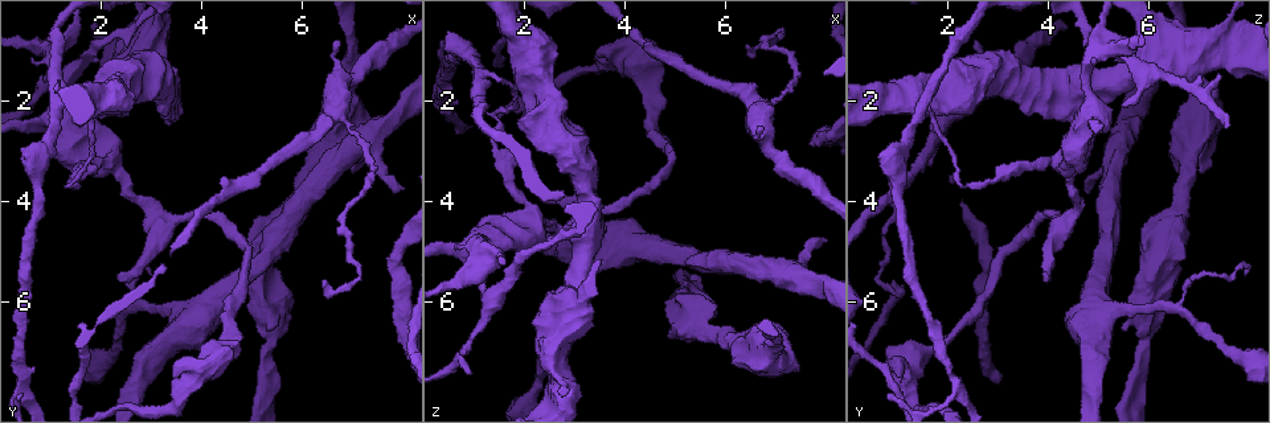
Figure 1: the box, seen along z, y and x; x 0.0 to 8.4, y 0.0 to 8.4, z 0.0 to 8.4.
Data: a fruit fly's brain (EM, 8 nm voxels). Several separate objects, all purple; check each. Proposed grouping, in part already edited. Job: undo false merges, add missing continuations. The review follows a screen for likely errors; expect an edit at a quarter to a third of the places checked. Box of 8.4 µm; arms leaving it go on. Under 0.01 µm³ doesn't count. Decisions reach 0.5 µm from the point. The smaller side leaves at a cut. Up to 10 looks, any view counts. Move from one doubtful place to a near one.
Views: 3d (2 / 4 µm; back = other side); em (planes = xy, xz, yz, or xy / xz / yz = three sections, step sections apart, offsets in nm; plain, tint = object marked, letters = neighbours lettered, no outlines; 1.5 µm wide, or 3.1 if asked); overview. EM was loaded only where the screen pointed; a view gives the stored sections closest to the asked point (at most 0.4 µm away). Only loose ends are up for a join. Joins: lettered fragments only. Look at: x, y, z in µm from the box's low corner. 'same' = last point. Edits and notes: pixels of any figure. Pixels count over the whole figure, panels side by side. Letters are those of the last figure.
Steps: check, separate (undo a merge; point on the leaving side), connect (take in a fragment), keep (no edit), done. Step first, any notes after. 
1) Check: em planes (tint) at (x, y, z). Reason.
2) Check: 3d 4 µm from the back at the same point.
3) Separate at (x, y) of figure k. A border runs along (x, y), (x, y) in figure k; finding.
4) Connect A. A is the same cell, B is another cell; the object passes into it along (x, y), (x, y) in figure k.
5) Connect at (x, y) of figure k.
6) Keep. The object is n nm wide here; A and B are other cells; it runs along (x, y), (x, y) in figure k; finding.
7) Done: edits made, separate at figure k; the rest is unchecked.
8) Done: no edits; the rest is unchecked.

Check: em xy step 4 (tint) at (5.30, 6.50, 5.95). Calibre changes.

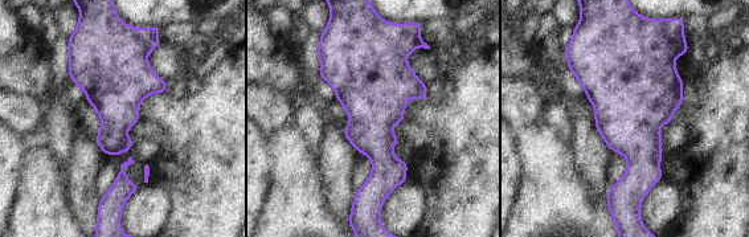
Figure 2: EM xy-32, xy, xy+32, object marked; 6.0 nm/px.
Check: em planes (letters) at the same point. Cut it another way.

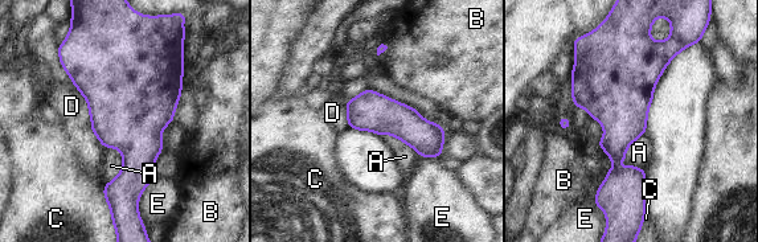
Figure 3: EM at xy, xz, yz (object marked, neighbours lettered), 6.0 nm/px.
Keep. The object is 240 nm wide here; A, B, C, D and E are other cells; it runs along (349, 103), (406, 123), (438, 152) in figure 3; all the same cell.

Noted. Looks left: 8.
Check: em planes (tint) at (1.35, 3.65, 2.85).

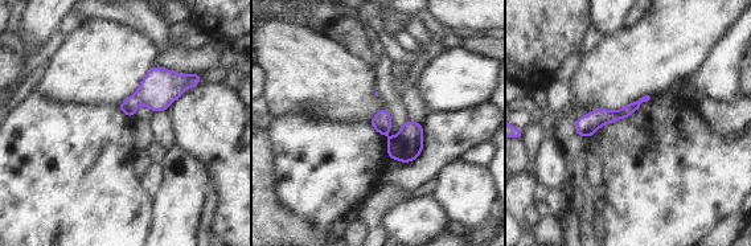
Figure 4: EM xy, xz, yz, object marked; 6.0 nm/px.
Check: em planes (letters) at the same point.

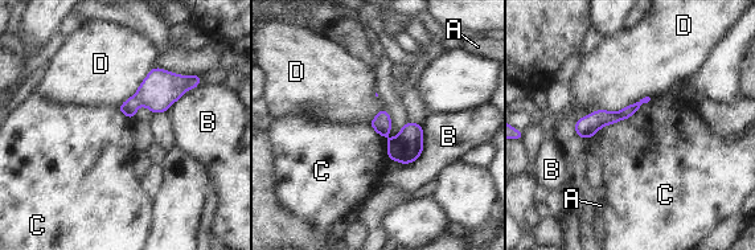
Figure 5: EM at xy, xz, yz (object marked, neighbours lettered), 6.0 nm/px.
Separate at (132, 103) of figure 5. The object is 50 nm wide here; A, B, C and D are other cells; the part that leaves runs along (634, 107), (578, 128) in figure 5; two cells meet here.

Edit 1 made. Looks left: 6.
Check: em xz step 8 (letters) at (6.95, 3.45, 7.00).

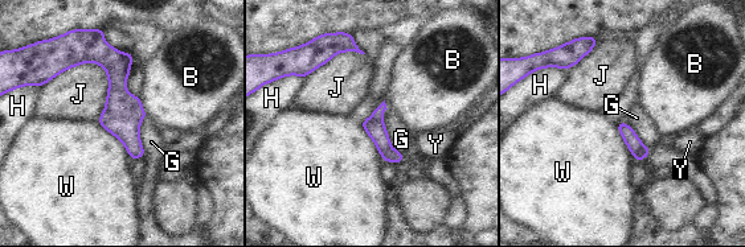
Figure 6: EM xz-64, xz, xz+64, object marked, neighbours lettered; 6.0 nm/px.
Keep. B, G, H, J, W and Y are other cells; it runs along (383, 107), (377, 134), (397, 159) in figure 6; none of them fits.

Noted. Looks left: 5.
Check: em planes (letters) at (2.60, 6.15, 6.55). A fork.

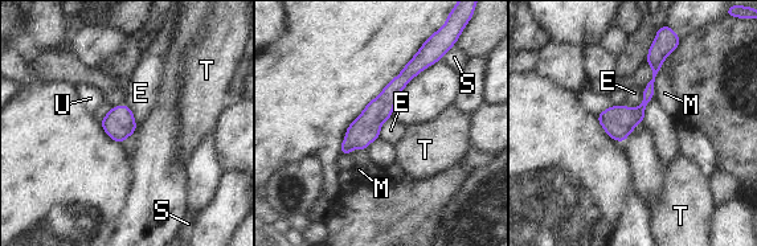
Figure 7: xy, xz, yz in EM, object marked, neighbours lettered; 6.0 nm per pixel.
Keep. E, M, S, T and U are other cells; it runs along (422, 52), (422, 58), (344, 150) in figure 7; all the same cell.

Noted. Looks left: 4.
Done: edits made, separate at figure 5; the rest is unchecked.

